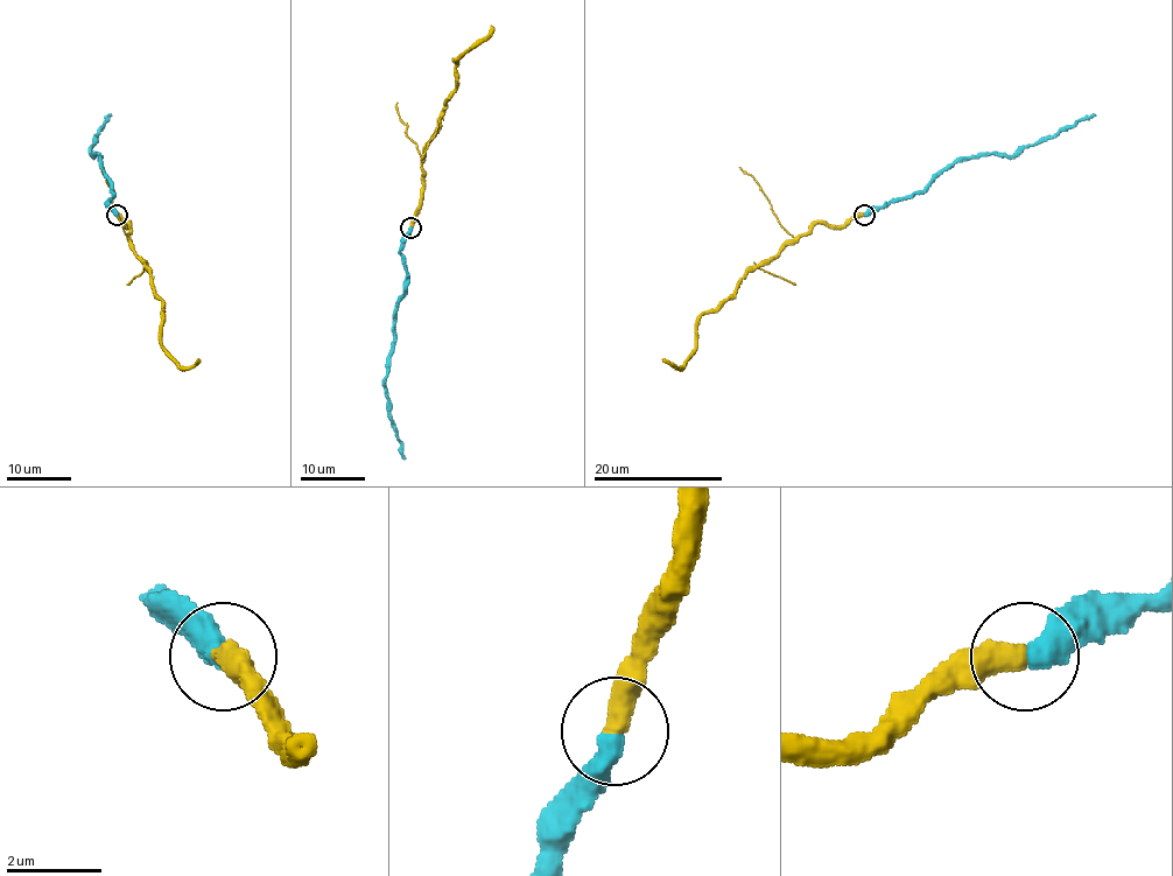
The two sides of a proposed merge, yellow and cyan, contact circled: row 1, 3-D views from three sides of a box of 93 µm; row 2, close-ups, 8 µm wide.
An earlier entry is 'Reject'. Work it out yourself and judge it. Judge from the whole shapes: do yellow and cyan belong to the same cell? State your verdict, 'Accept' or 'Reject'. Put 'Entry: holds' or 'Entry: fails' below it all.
Accept
Entry: fails

